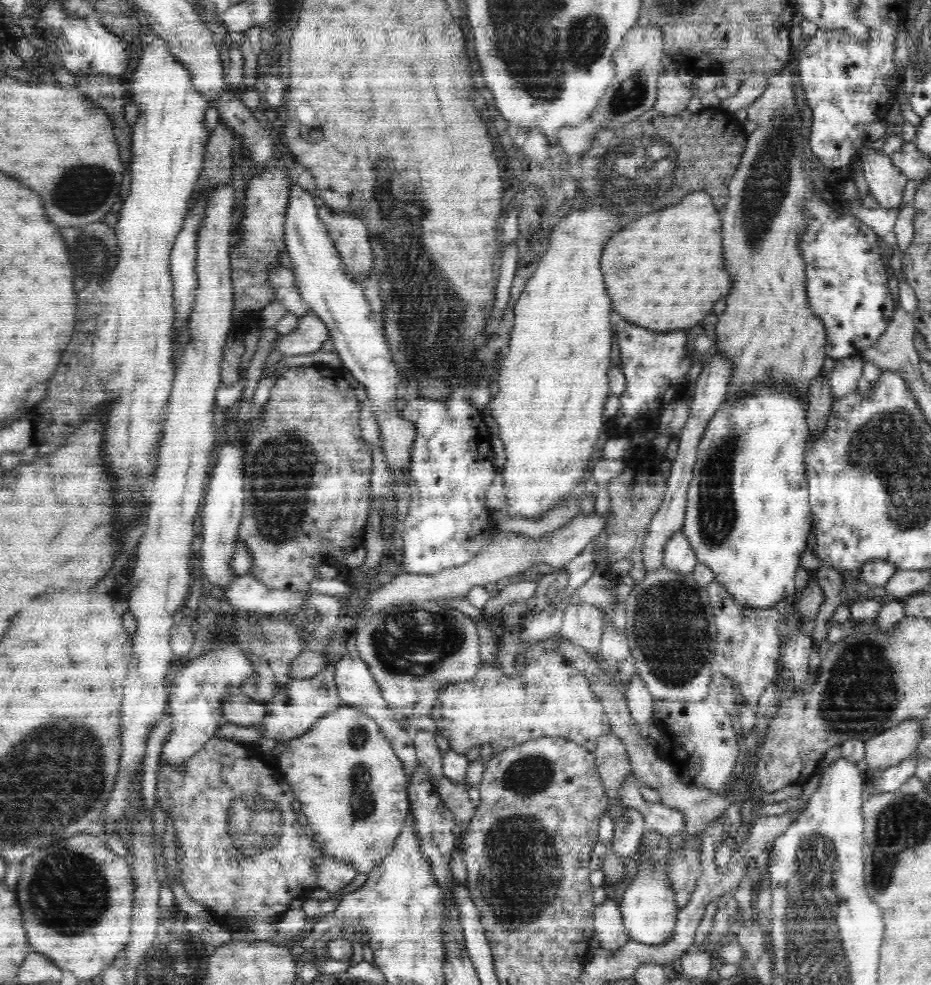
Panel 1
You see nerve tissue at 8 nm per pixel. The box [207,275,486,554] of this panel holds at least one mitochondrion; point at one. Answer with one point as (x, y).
(281, 469)

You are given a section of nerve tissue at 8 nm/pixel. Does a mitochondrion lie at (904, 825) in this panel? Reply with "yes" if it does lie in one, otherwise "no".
yes

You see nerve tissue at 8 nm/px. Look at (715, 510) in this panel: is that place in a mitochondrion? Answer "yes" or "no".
yes

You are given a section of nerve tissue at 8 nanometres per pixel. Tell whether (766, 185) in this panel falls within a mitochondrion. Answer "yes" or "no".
yes

